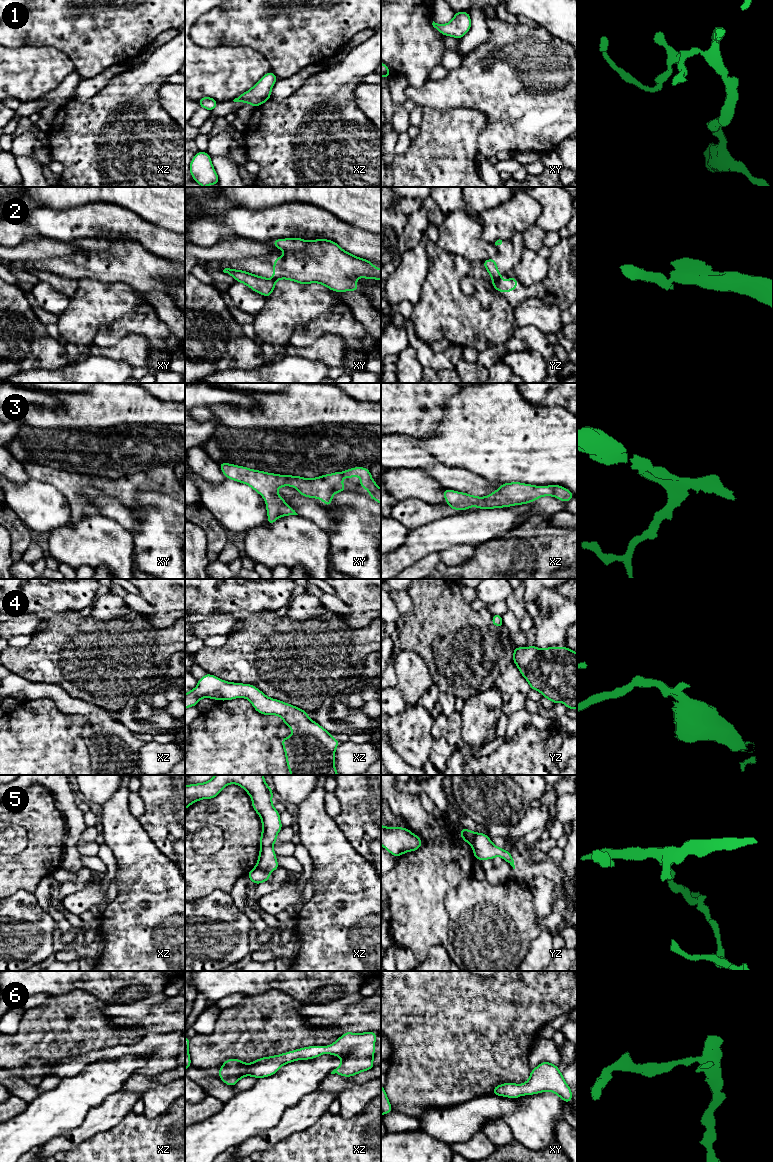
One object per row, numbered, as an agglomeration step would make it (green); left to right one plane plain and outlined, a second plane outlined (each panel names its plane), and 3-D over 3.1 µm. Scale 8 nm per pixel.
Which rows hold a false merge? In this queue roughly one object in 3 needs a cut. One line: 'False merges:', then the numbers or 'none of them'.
False merges: 2, 5

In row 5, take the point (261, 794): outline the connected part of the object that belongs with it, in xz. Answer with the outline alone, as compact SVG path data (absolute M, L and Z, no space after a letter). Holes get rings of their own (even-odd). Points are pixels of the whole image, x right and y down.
M215 775L205 783L190 784L185 786L185 809L191 804L201 799L213 799L222 789L229 784L241 786L251 797L252 807L258 813L262 821L262 834L260 837L260 853L255 868L266 872L272 872L279 868L276 854L273 849L274 842L277 841L277 834L283 828L280 822L280 813L272 804L273 792L264 780L264 775Z

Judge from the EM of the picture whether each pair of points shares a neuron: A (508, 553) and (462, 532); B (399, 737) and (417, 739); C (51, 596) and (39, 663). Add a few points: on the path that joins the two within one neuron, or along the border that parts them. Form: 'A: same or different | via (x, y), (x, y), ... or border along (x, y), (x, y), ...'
A: different | border along (507, 533), (474, 546)
B: same | via (403, 737), (413, 738)
C: different | border along (70, 611), (58, 613), (48, 620)

